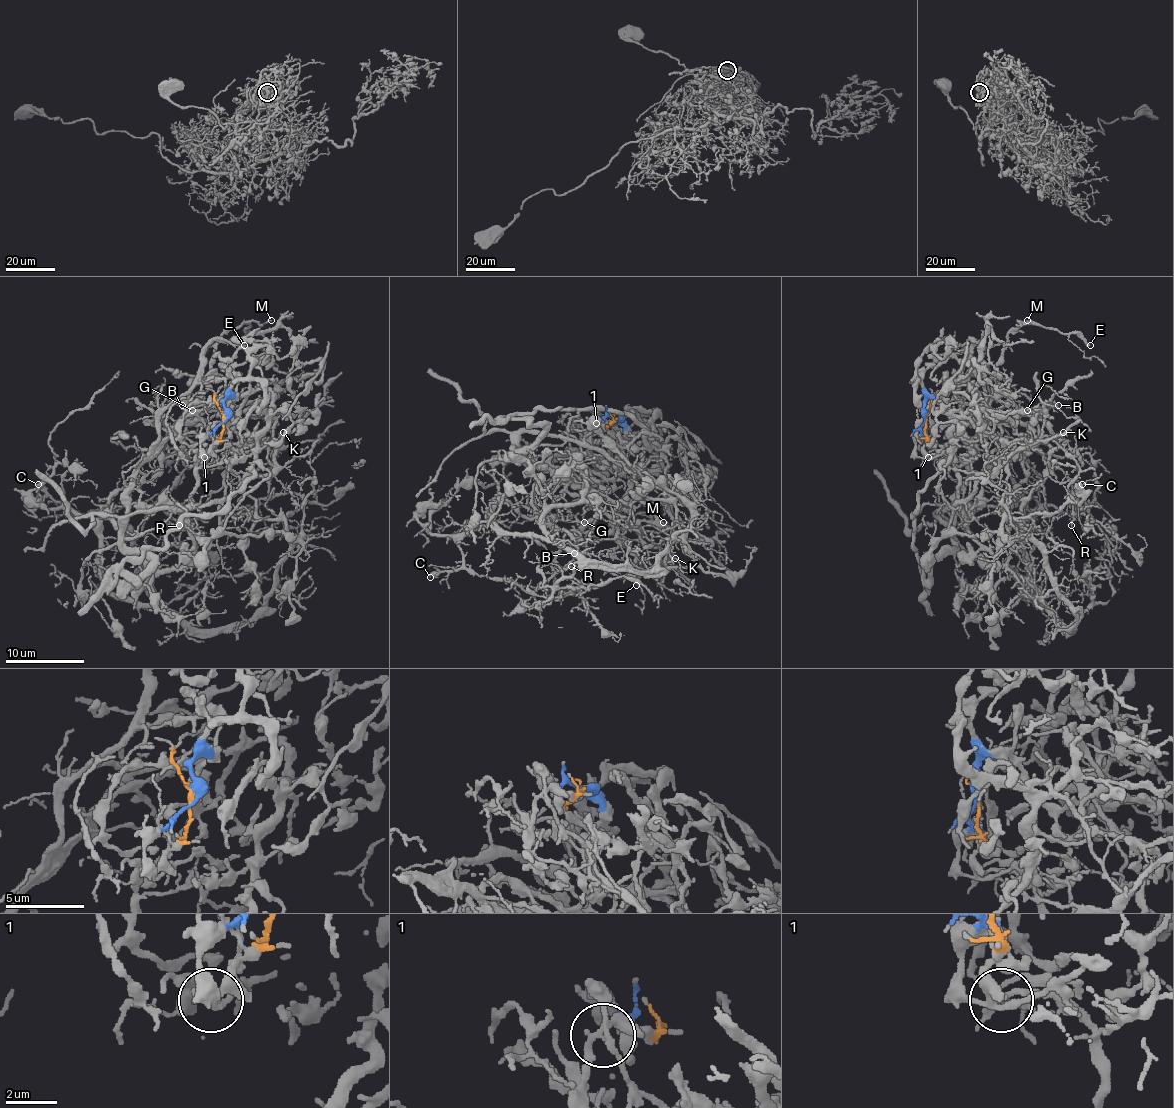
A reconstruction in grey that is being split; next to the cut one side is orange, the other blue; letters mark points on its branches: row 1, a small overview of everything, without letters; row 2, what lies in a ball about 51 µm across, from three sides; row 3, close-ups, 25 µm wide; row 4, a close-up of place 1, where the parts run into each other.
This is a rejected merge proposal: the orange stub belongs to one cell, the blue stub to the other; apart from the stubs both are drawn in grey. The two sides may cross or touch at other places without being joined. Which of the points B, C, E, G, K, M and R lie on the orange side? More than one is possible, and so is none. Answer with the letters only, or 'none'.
C

